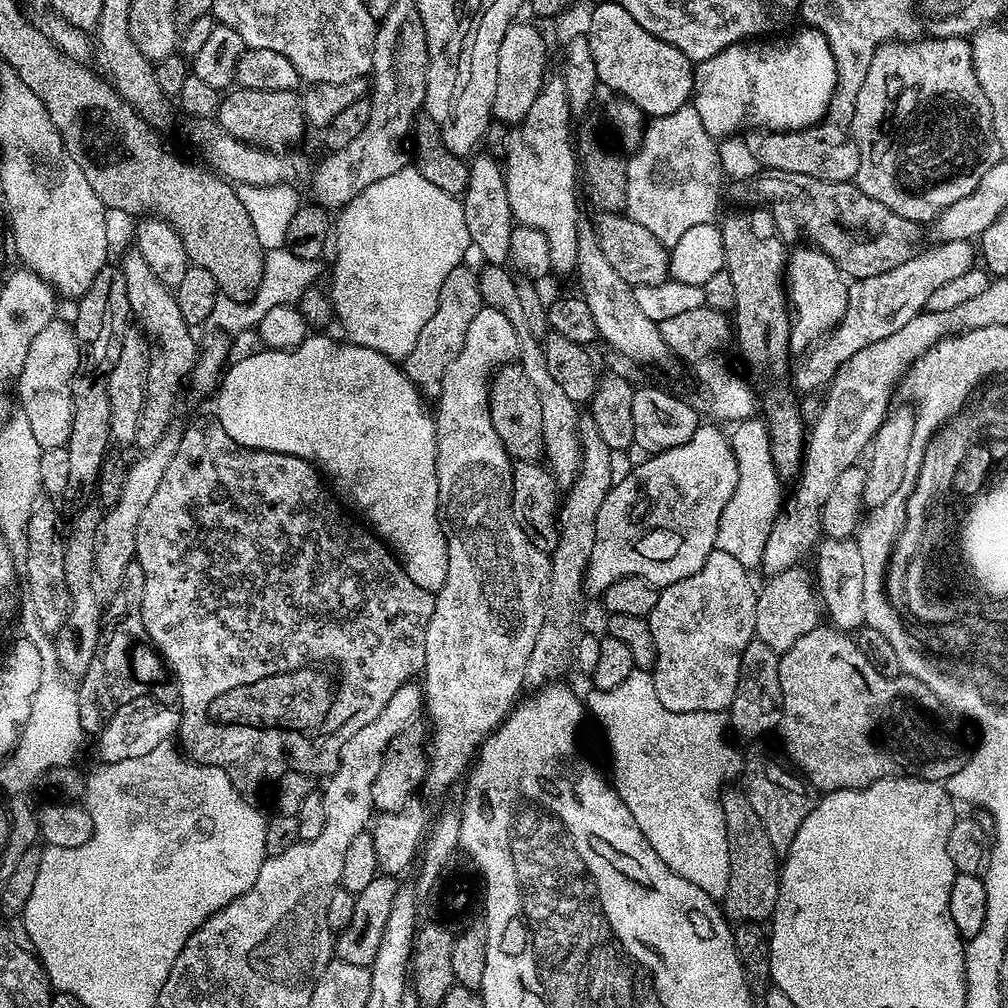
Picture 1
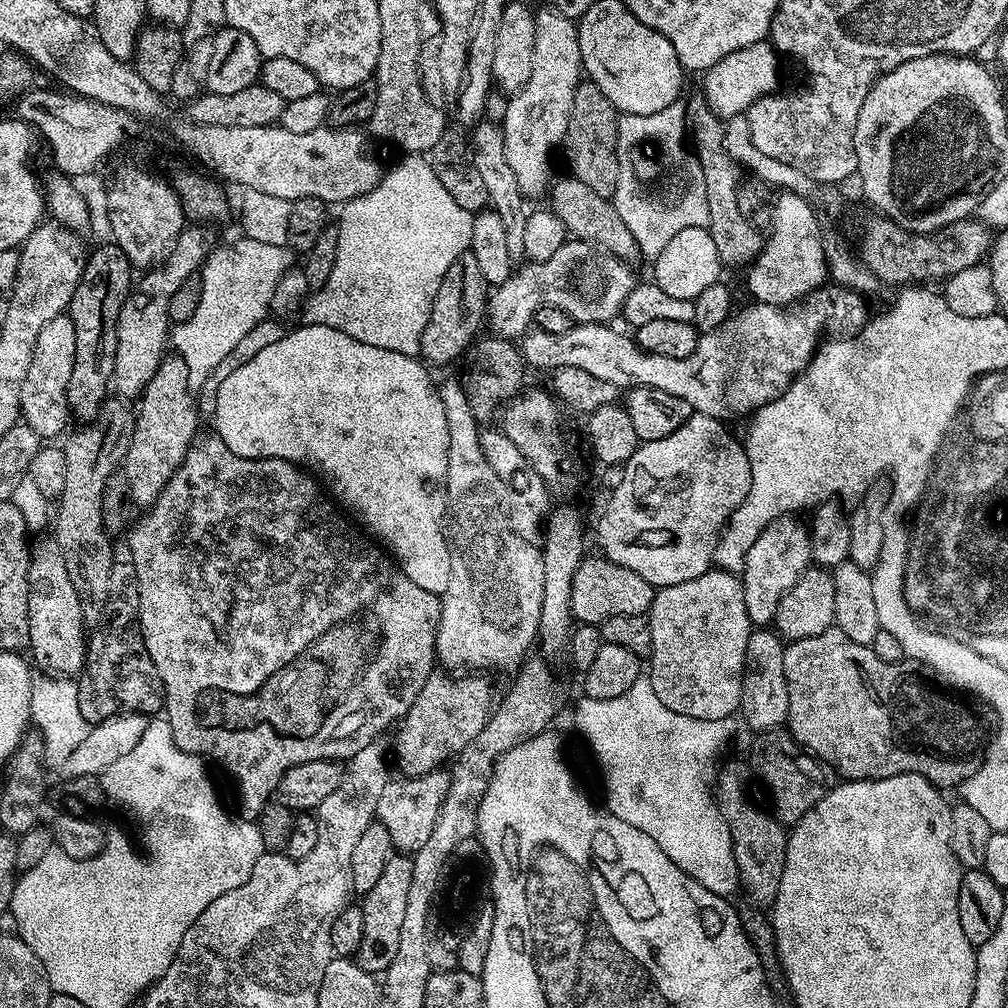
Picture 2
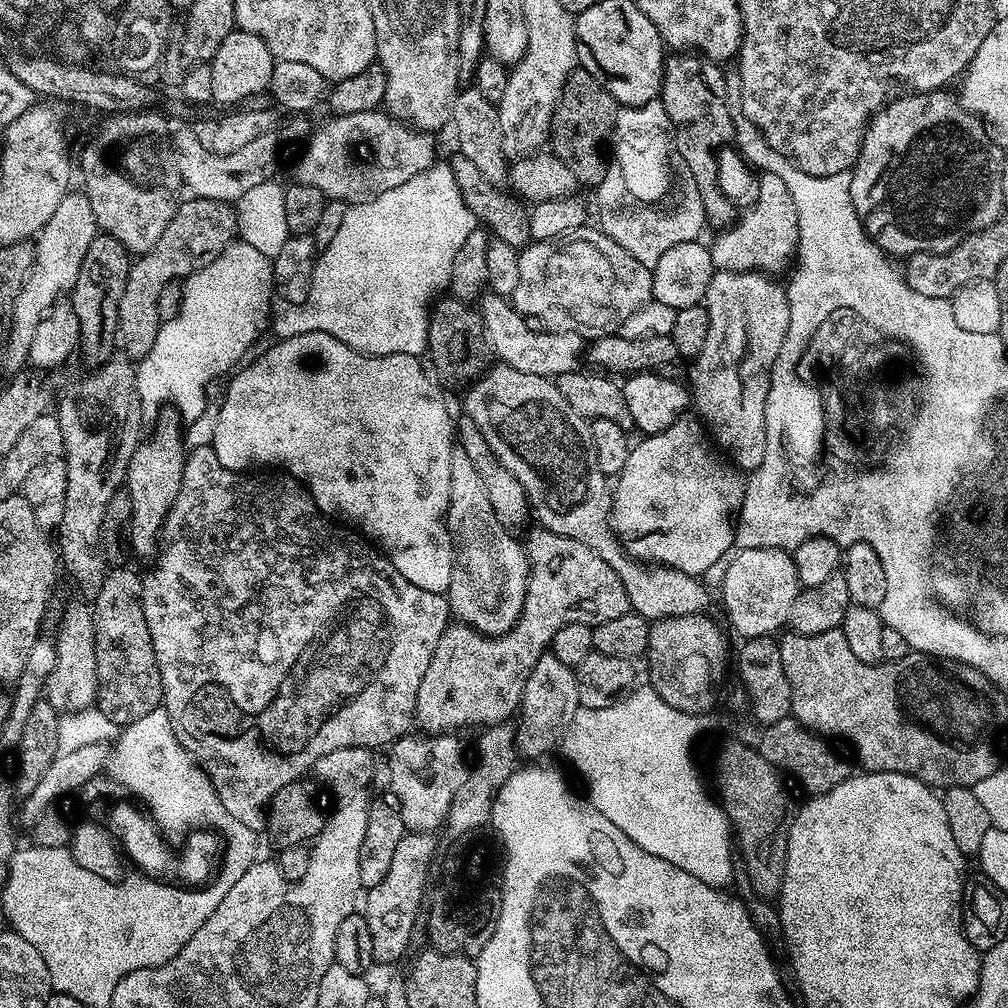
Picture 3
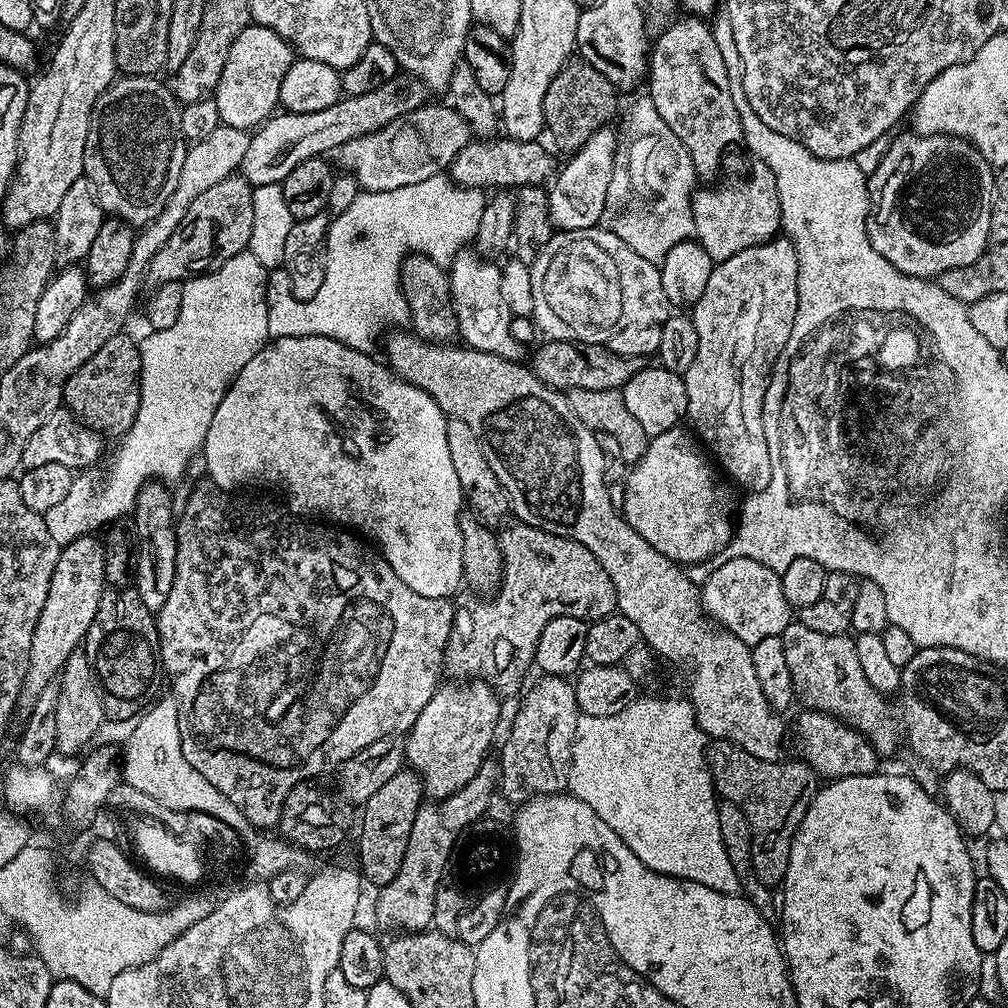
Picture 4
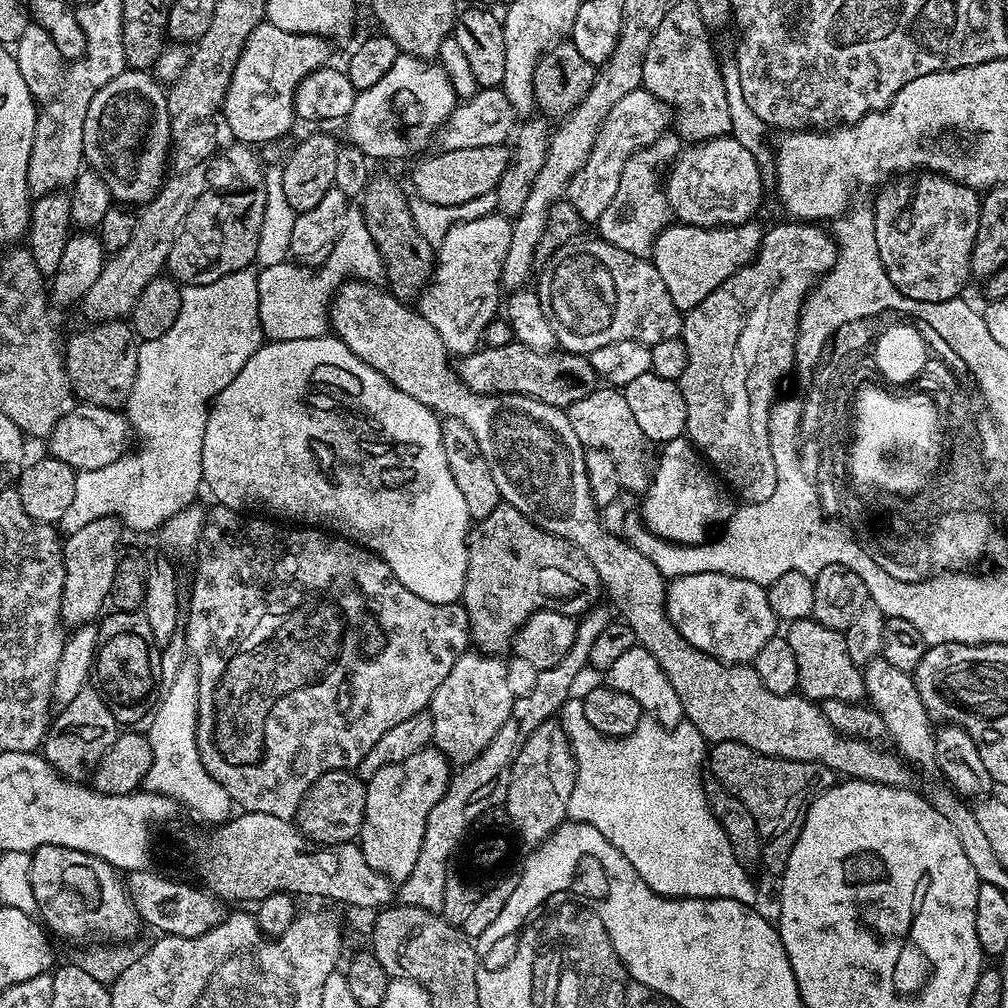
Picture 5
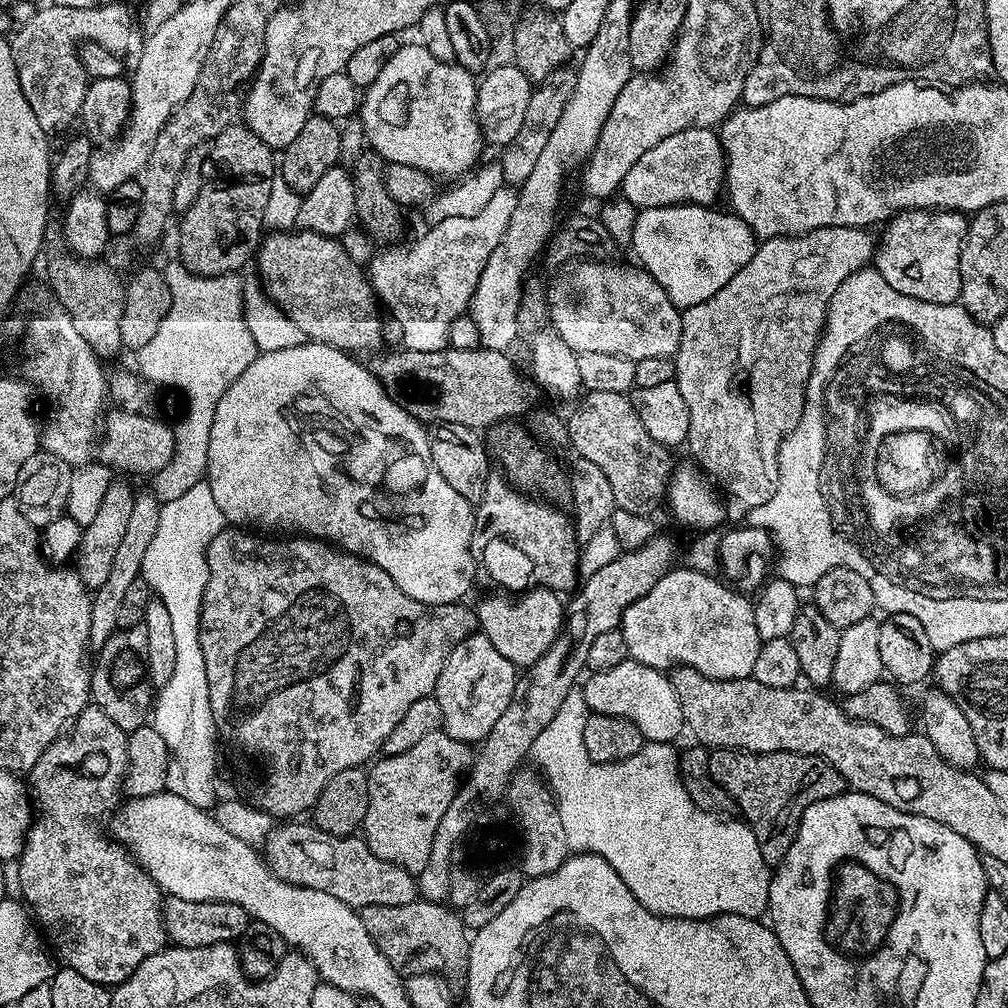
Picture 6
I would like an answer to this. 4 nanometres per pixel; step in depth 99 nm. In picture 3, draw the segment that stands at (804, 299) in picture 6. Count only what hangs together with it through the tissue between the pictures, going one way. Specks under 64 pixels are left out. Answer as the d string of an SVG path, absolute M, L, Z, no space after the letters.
M719 270L713 271L710 278L710 286L706 290L702 301L705 308L709 312L709 329L706 335L705 345L702 350L695 356L692 365L692 384L690 383L690 396L694 401L694 412L702 421L707 435L718 445L719 451L735 467L741 470L754 470L758 466L762 466L764 455L766 454L766 418L764 411L766 410L766 398L768 397L768 385L772 378L772 367L778 358L778 354L782 350L782 342L786 338L786 330L790 326L790 306L788 305L788 293L783 283L779 284L778 279L773 278L769 273L762 271L751 272L722 272Z

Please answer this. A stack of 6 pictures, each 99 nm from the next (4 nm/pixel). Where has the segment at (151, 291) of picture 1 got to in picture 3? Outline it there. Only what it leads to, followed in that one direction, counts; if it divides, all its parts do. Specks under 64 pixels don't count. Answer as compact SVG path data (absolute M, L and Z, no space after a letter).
M161 411L153 424L156 425L153 426L152 433L150 428L146 438L141 439L140 445L134 450L126 477L126 491L132 507L130 548L138 555L148 558L155 557L162 539L166 514L170 514L170 506L174 506L178 490L182 490L186 459L185 433L182 431L179 411Z

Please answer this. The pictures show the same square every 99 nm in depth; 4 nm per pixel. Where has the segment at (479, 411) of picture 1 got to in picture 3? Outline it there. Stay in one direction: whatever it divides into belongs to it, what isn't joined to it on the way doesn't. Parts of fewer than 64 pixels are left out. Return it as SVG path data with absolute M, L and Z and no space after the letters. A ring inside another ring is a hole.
M585 226L556 240L535 241L520 252L518 284L510 297L513 308L520 315L538 315L544 318L551 331L578 333L585 340L593 340L615 335L634 310L651 303L651 269L642 266L600 229L592 228ZM453 447L450 458L450 502L448 503L448 532L452 535L452 577L446 593L451 615L461 624L469 624L488 636L500 636L509 632L518 622L524 609L528 581L530 579L530 561L523 543L515 540L513 533L498 522L498 514L494 514L494 506L490 506L490 494L486 494L486 486L482 486L482 478L478 470L474 470L474 462L466 458L464 449Z

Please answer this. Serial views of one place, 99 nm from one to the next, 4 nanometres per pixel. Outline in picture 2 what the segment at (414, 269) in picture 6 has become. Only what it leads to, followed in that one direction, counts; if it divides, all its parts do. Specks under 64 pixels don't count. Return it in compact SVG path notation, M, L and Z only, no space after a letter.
M848 290L840 292L834 293L832 300L828 296L820 296L817 300L808 298L785 308L756 302L752 304L753 308L742 308L739 311L737 309L720 328L703 333L697 339L696 349L686 358L666 358L662 354L650 354L642 350L631 335L623 336L607 323L573 323L572 327L562 334L528 330L519 341L518 349L529 369L555 370L562 366L574 366L578 370L586 370L586 374L594 374L594 378L602 378L602 382L610 382L617 390L629 388L666 390L666 394L682 398L682 402L689 404L693 412L710 414L717 418L723 417L723 412L750 414L763 404L777 400L791 386L792 381L808 367L812 357L816 355L818 341L821 339L820 327L827 320L853 320L856 326L865 323L864 304L860 300L855 300L860 298Z

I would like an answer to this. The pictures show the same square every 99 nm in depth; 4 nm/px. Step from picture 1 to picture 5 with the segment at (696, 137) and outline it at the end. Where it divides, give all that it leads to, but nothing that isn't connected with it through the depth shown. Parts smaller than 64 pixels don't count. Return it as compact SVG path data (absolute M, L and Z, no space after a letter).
M665 134L659 136L653 144L637 150L628 159L622 170L622 182L618 182L618 194L614 194L614 202L606 206L606 214L602 214L598 221L599 239L629 254L647 257L651 253L652 243L673 219L672 208L662 191L662 177L681 151L679 135Z

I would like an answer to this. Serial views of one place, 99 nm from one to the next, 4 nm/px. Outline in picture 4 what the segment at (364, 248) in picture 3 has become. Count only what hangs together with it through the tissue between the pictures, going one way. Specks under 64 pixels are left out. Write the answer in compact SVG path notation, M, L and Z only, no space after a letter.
M444 174L426 178L426 182L414 182L414 186L398 186L398 190L389 192L361 190L350 205L350 210L342 210L342 214L331 217L324 249L324 277L314 298L305 300L293 292L292 277L287 271L269 271L266 314L269 337L325 336L359 352L371 353L372 343L379 338L380 331L387 324L404 326L409 323L406 298L400 289L400 264L404 257L419 254L447 269L452 259L465 251L466 245L475 241L485 203L486 196L481 189L464 188Z

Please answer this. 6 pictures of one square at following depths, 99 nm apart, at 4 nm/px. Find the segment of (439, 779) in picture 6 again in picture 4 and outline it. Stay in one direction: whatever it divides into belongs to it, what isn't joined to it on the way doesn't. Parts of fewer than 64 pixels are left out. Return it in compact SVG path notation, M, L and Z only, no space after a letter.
M401 770L394 774L394 778L388 779L378 791L372 795L362 806L364 817L360 820L360 864L358 871L365 881L368 880L375 886L383 886L386 882L391 882L394 874L402 866L402 858L406 858L406 842L410 842L410 829L414 826L414 818L418 810L422 807L425 799L424 784L419 776L411 770Z

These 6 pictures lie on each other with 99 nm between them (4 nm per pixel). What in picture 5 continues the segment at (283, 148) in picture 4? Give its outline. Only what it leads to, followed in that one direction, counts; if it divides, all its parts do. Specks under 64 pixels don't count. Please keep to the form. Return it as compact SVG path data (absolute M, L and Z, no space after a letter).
M401 54L394 62L394 66L386 70L386 78L381 78L376 85L370 86L364 92L357 92L354 106L346 118L347 143L365 152L373 161L396 160L399 156L408 156L411 152L426 147L431 140L433 143L434 137L439 133L448 115L455 110L457 103L458 99L451 88L450 79L439 63Z

